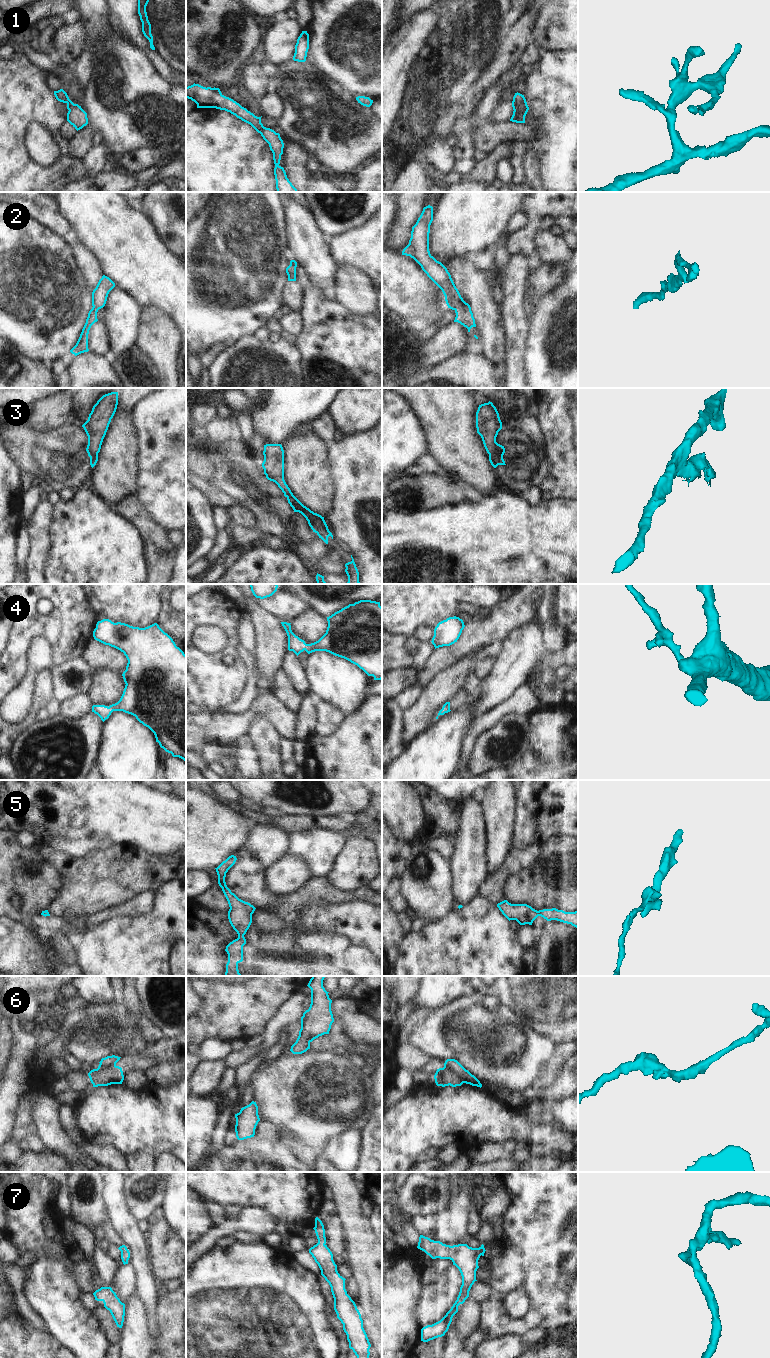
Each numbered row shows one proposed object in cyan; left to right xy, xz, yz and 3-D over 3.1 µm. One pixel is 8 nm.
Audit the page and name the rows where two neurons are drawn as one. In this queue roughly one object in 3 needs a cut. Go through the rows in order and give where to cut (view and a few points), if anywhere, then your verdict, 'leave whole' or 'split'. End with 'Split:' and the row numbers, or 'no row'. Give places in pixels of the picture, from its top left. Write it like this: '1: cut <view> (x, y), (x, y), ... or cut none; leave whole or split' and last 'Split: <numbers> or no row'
1: cut none; leave whole
2: cut none; leave whole
3: cut yz (496, 442), (493, 444), (493, 451), (489, 454); split
4: cut none; leave whole
5: cut none; leave whole
6: cut none; leave whole
7: cut none; leave whole
Split: 3

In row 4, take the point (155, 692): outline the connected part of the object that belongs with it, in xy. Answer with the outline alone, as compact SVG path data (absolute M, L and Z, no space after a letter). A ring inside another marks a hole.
M109 619L98 621L93 631L95 640L114 647L126 656L128 663L122 676L125 688L120 700L108 706L93 705L92 712L104 722L113 711L123 711L136 717L155 735L156 742L173 757L186 761L186 655L176 646L173 639L157 623L145 628L133 627L125 623L114 623Z

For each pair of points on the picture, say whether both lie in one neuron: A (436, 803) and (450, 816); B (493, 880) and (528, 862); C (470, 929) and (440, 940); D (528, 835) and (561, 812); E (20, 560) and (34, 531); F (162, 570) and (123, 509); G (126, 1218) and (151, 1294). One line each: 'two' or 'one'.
A: one
B: one
C: one
D: one
E: two
F: one
G: one

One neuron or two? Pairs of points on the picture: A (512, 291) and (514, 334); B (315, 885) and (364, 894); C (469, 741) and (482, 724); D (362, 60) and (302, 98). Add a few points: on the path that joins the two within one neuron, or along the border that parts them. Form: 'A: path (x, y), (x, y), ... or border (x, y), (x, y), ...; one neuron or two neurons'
A: path (513, 302), (514, 323); one neuron
B: path (327, 894), (352, 895); one neuron
C: path (470, 737), (478, 728); one neuron
D: border (312, 65), (350, 93); two neurons

